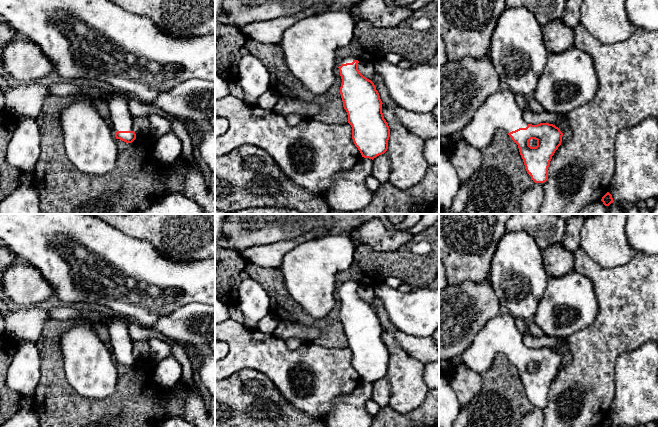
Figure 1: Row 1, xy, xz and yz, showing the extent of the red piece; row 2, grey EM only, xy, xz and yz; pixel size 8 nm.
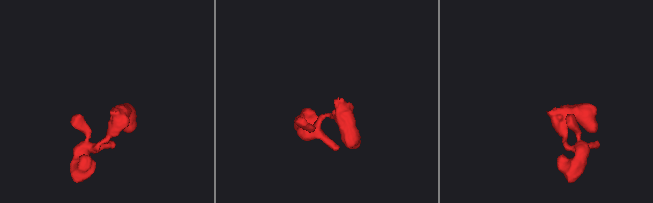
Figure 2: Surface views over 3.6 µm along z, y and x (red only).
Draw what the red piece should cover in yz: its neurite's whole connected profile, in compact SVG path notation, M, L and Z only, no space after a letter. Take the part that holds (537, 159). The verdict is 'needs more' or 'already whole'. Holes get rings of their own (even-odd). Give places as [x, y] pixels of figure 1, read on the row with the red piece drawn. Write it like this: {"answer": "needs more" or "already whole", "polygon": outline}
{"answer": "needs more", "polygon": "M505 87L491 94L484 101L473 119L464 127L462 136L470 145L482 151L492 142L499 128L503 128L518 145L525 169L531 179L535 183L546 182L550 161L562 142L563 133L560 129L549 123L527 124L523 119L523 109L516 103L515 94Z"}

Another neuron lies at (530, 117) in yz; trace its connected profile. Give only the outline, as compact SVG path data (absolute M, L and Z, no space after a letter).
M530 109L523 110L523 119L525 123L532 125L537 125L540 123L553 124L555 122L558 122L561 117L562 116L557 113L551 113L548 111L544 111L542 113L535 113Z

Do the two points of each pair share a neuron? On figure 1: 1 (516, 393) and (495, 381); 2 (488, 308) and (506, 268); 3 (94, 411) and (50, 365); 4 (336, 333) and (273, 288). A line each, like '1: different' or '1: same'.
1: same
2: different
3: same
4: same

